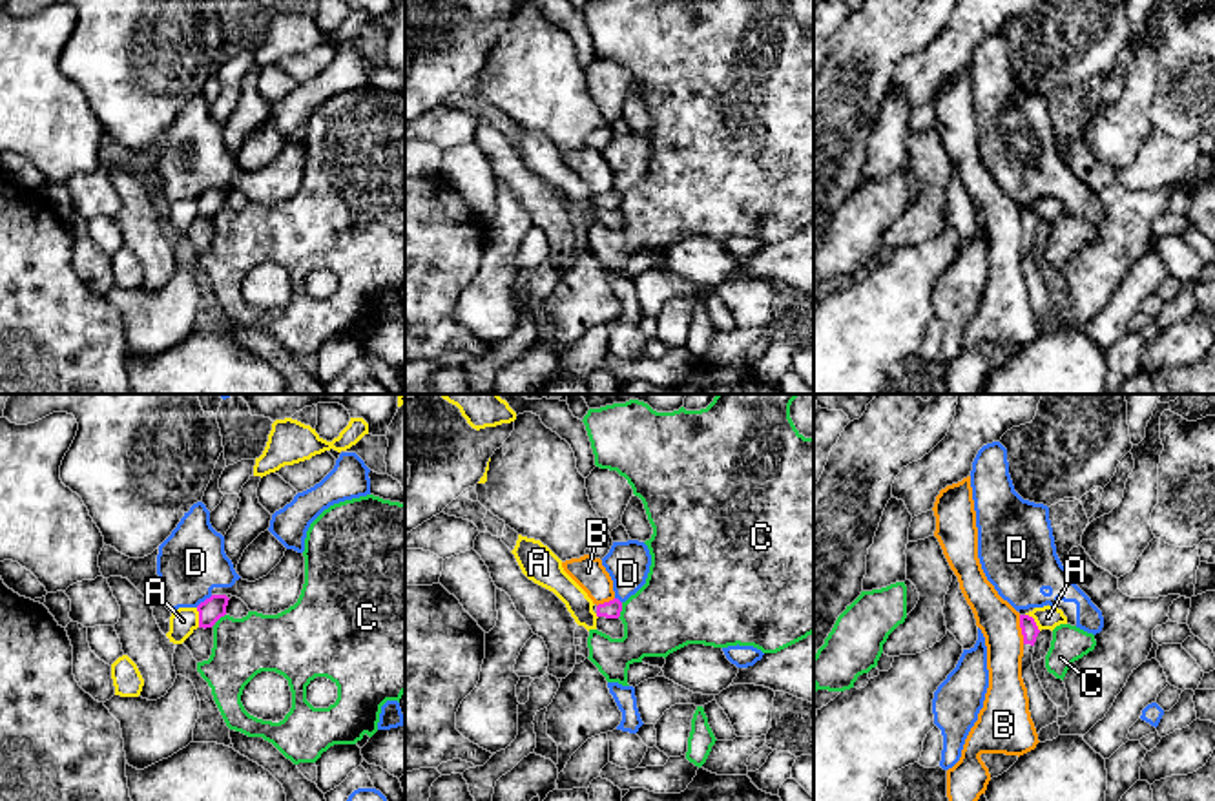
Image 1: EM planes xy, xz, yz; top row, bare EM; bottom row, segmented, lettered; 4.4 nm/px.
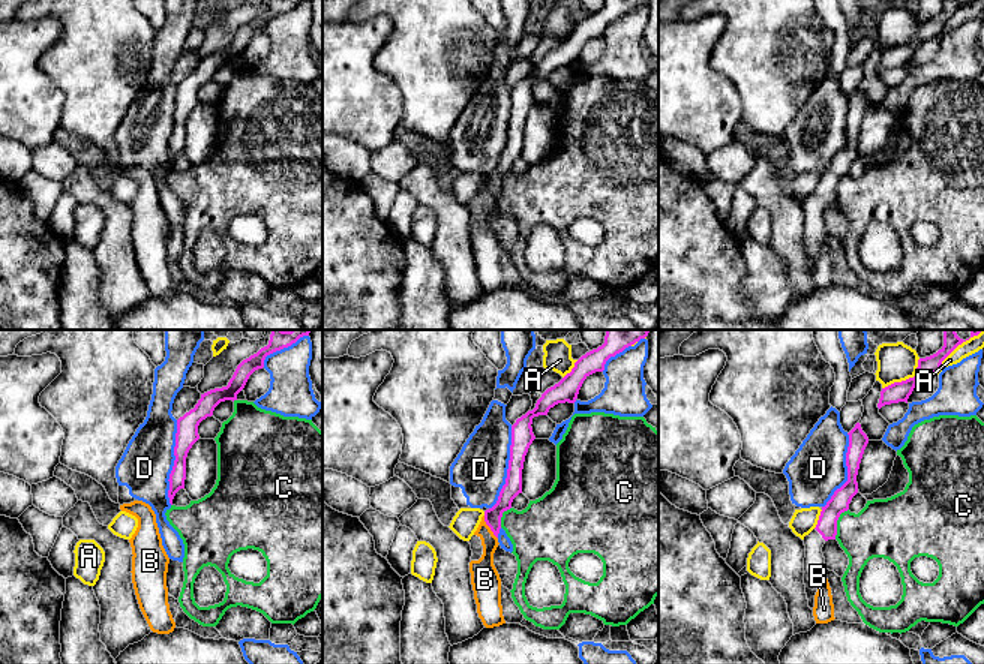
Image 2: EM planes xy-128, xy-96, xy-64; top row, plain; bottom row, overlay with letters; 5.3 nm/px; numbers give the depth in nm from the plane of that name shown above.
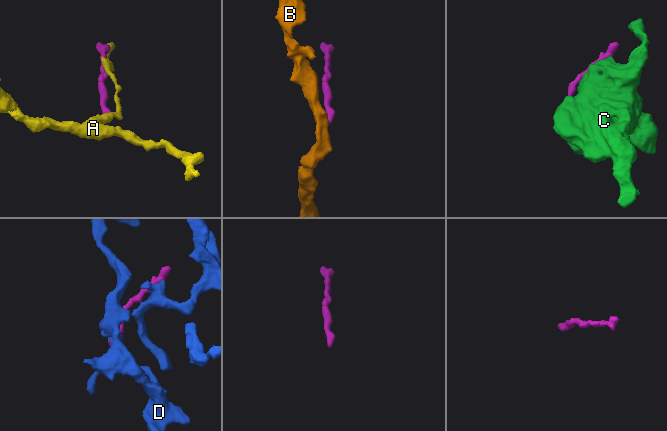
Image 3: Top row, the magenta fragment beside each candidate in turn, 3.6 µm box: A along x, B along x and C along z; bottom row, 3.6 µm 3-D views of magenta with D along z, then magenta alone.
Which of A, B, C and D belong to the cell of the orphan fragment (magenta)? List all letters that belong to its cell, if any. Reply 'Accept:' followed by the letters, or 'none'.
Accept: none

